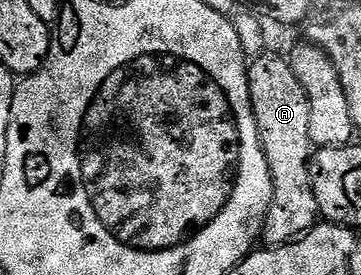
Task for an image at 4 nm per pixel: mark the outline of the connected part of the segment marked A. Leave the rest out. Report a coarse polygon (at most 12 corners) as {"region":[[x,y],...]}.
{"region":[[286,54],[254,56],[247,76],[273,177],[264,244],[306,235],[309,97]]}

